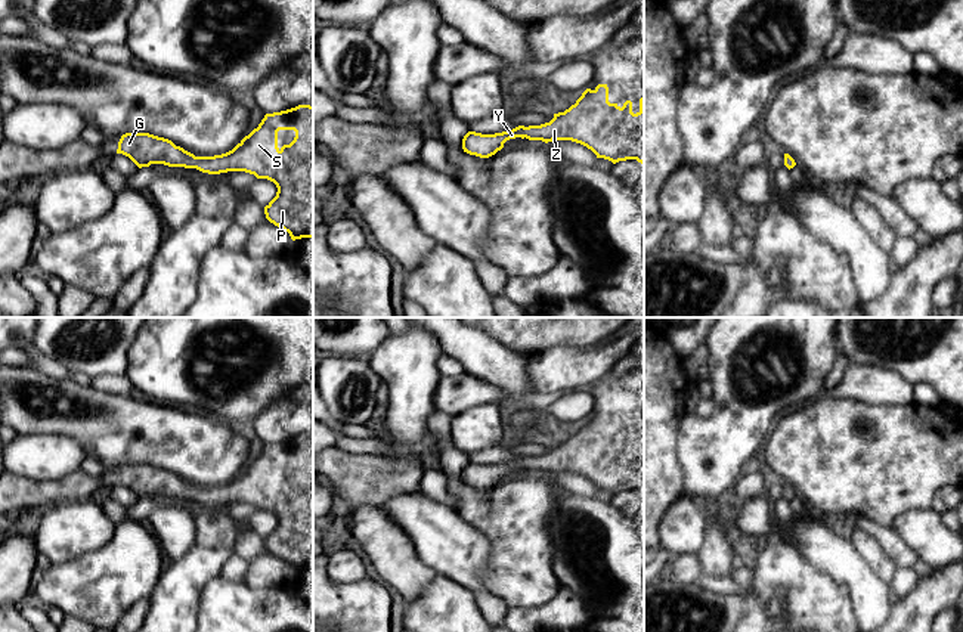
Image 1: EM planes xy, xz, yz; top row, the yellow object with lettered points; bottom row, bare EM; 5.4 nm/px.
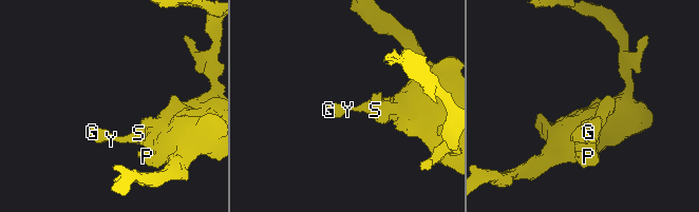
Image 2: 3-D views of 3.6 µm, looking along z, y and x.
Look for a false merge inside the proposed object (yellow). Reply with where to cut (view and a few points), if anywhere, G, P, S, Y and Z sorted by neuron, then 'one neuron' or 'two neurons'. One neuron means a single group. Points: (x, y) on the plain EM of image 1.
cut none; groups G P S Y Z; one neuron

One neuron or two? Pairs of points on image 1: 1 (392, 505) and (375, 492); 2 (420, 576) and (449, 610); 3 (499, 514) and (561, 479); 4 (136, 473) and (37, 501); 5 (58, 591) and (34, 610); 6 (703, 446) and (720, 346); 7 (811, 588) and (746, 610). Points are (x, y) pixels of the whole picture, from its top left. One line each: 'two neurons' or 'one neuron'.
1: two neurons
2: two neurons
3: two neurons
4: one neuron
5: two neurons
6: one neuron
7: one neuron

